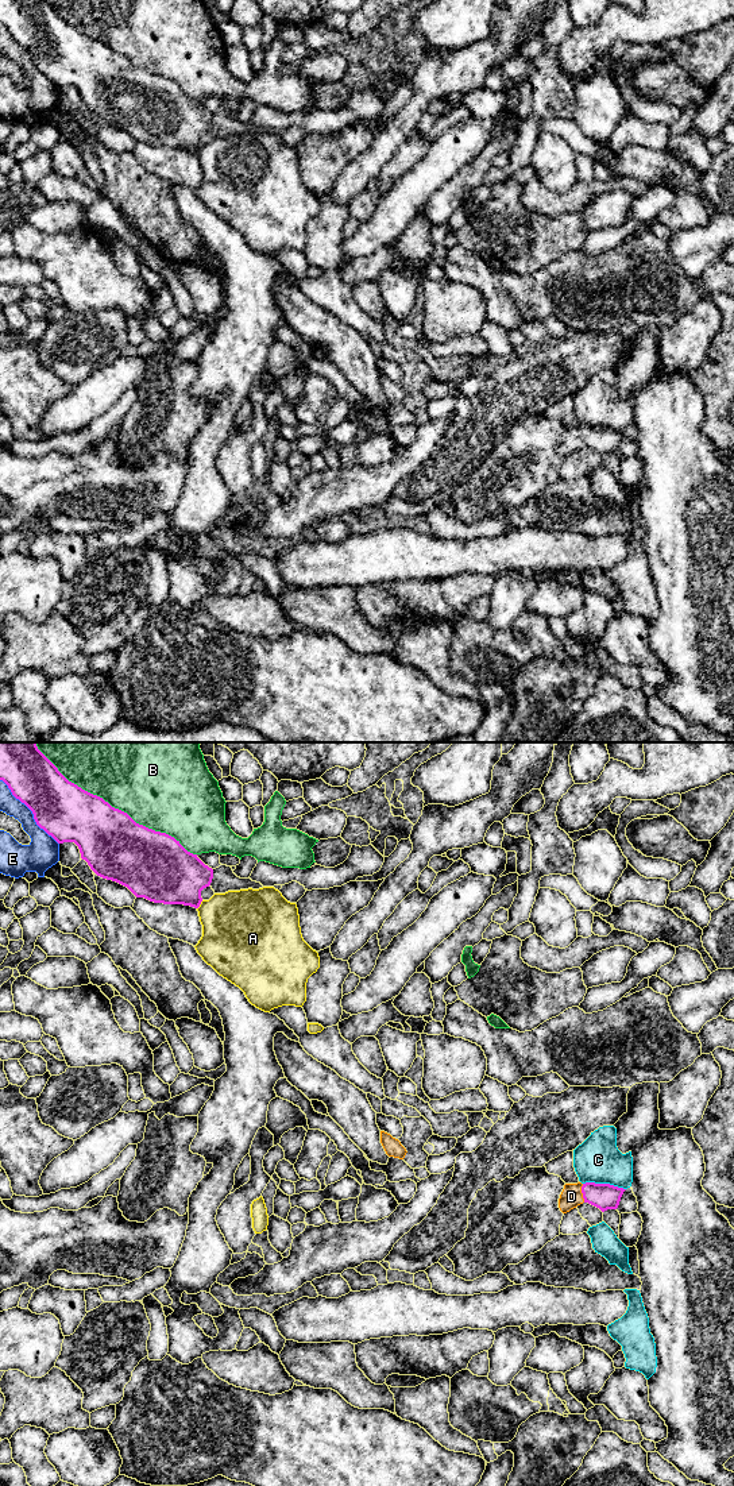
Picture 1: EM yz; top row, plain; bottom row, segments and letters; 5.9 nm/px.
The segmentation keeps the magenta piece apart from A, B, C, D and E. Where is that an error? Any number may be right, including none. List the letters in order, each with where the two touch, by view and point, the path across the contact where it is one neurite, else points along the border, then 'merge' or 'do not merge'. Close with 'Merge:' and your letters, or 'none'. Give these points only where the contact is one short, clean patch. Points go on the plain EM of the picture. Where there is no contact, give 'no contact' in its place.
A: contact yz (200, 147); do not merge
B: contact yz (120, 54); do not merge
C: contact yz (605, 428); do not merge
D: contact yz (582, 436); way yz (603, 440), (582, 436), (571, 440); merge
E: contact yz (31, 54); do not merge
Merge: D

